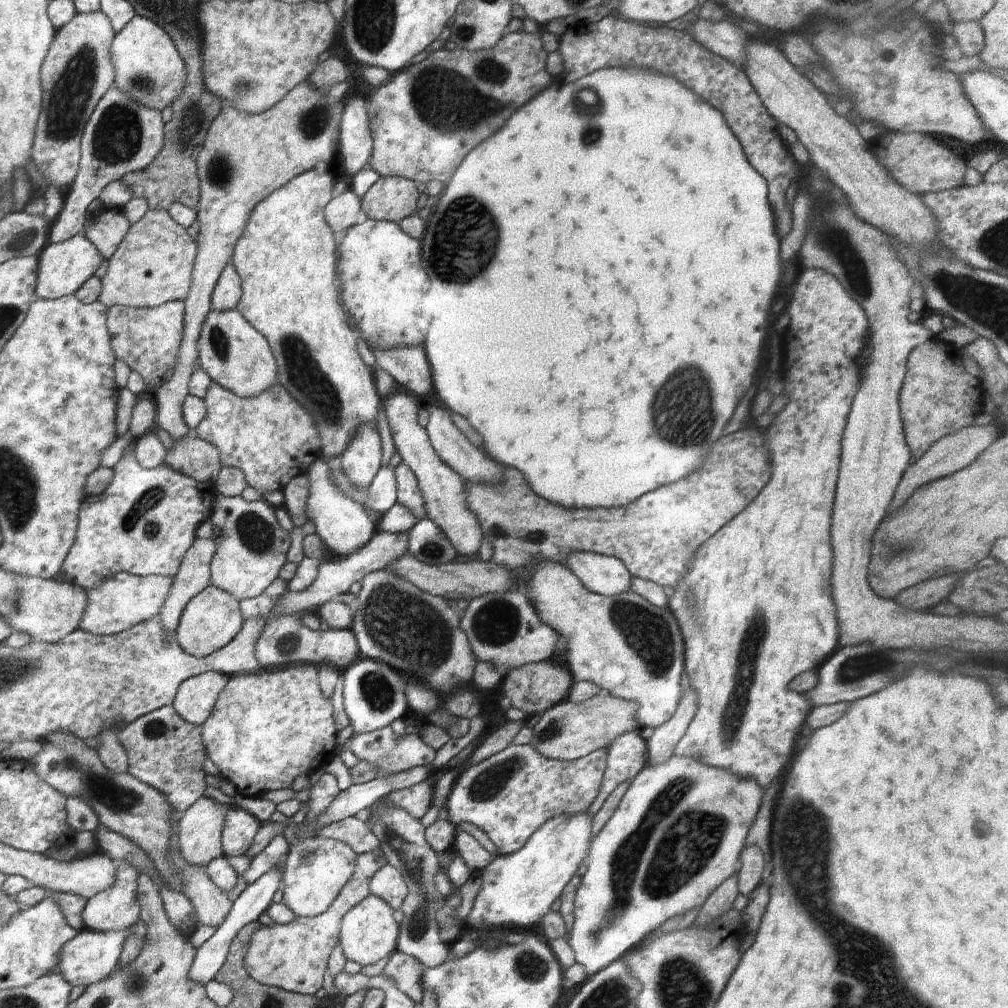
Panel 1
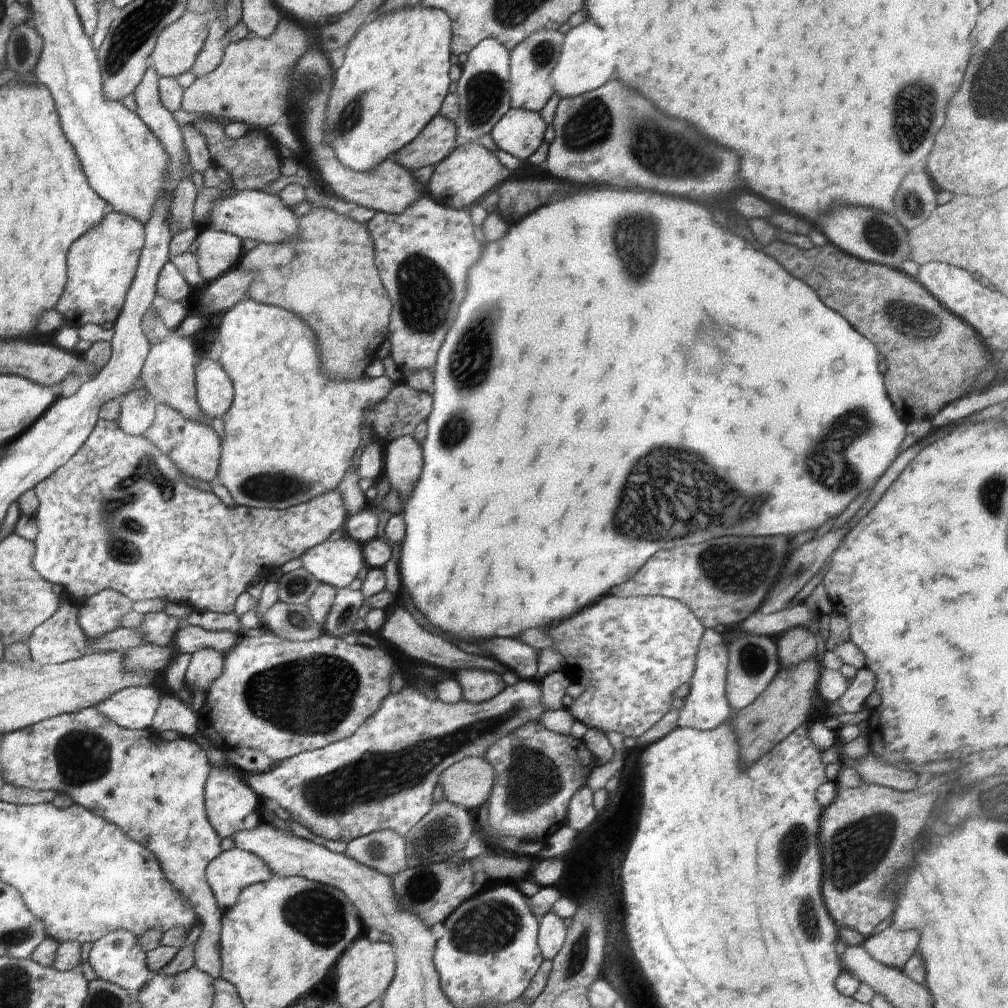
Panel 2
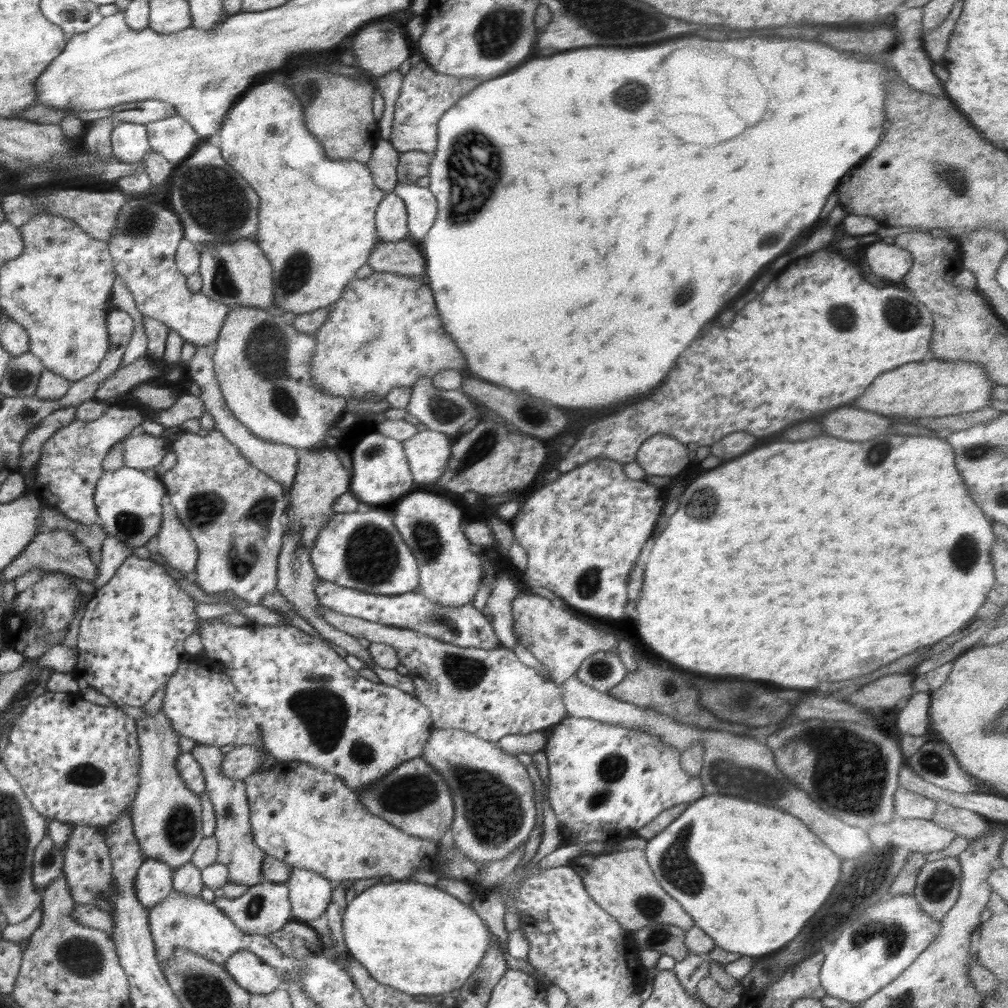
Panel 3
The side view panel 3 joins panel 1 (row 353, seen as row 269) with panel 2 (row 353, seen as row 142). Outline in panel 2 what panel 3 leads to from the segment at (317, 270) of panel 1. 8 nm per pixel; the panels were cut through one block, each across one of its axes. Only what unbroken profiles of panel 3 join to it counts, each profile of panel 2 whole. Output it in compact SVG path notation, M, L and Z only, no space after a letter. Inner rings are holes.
M248 298L223 314L218 332L221 344L217 362L230 376L232 406L222 416L224 436L218 475L236 506L286 509L335 490L352 466L354 454L362 444L364 412L374 408L395 386L387 375L365 382L332 380L322 372L317 337L312 328L286 310L258 304Z

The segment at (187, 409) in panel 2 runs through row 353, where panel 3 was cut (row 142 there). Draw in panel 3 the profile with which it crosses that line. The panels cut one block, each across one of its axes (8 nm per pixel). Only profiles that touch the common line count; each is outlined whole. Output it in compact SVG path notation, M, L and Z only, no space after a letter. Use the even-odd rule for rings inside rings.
M178 114L148 123L147 133L150 149L174 163L188 157L200 143L194 127Z

